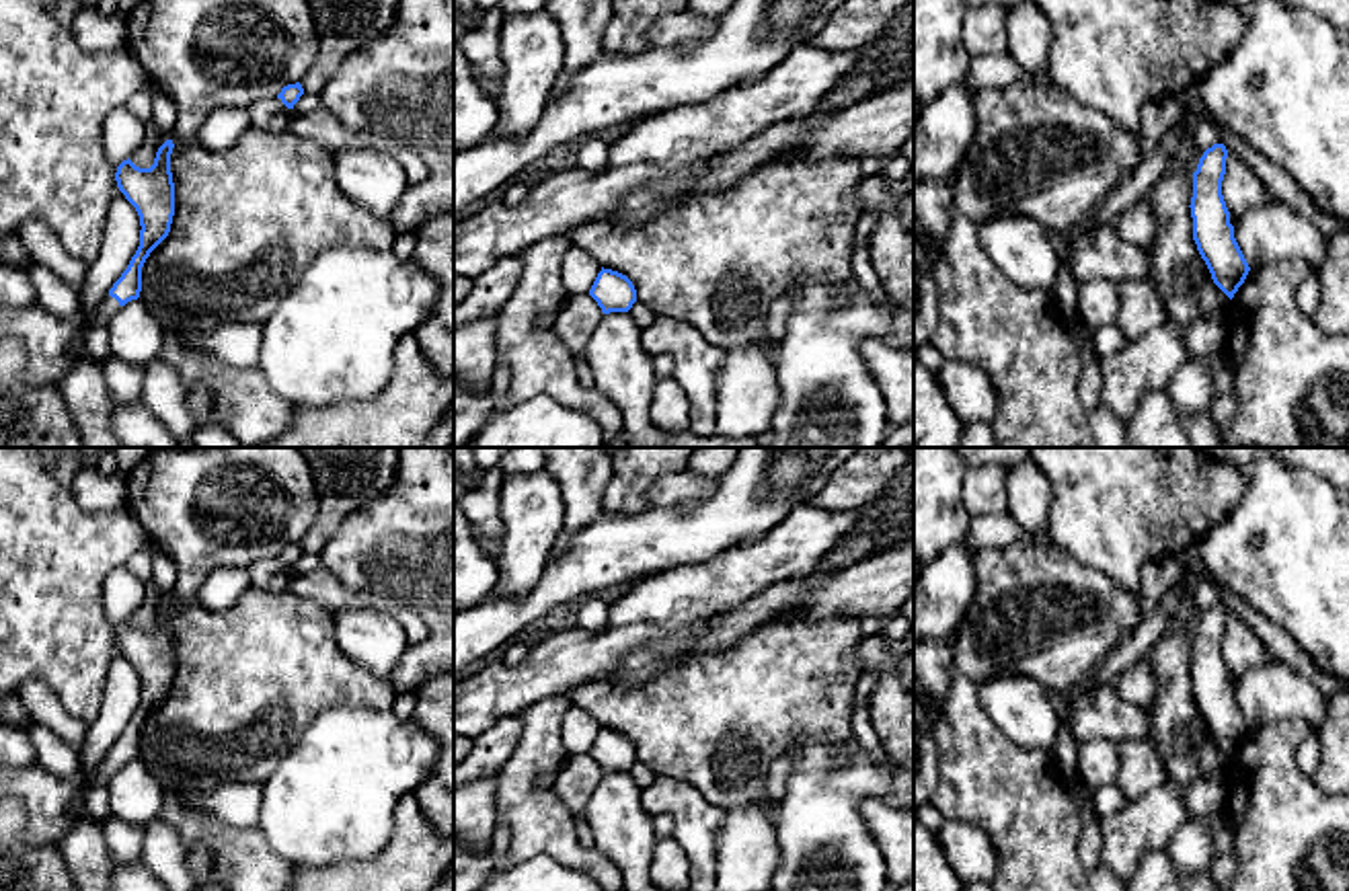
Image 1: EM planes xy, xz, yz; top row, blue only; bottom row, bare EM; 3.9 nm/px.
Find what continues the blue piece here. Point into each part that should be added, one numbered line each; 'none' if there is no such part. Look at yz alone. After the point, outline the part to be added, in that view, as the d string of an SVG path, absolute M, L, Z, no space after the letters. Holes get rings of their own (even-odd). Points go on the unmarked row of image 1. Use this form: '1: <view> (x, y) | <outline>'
none

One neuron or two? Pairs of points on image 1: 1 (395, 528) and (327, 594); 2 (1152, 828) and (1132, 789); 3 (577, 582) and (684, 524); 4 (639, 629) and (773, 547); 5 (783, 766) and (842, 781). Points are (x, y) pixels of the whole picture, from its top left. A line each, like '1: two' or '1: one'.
1: two
2: two
3: one
4: one
5: two

